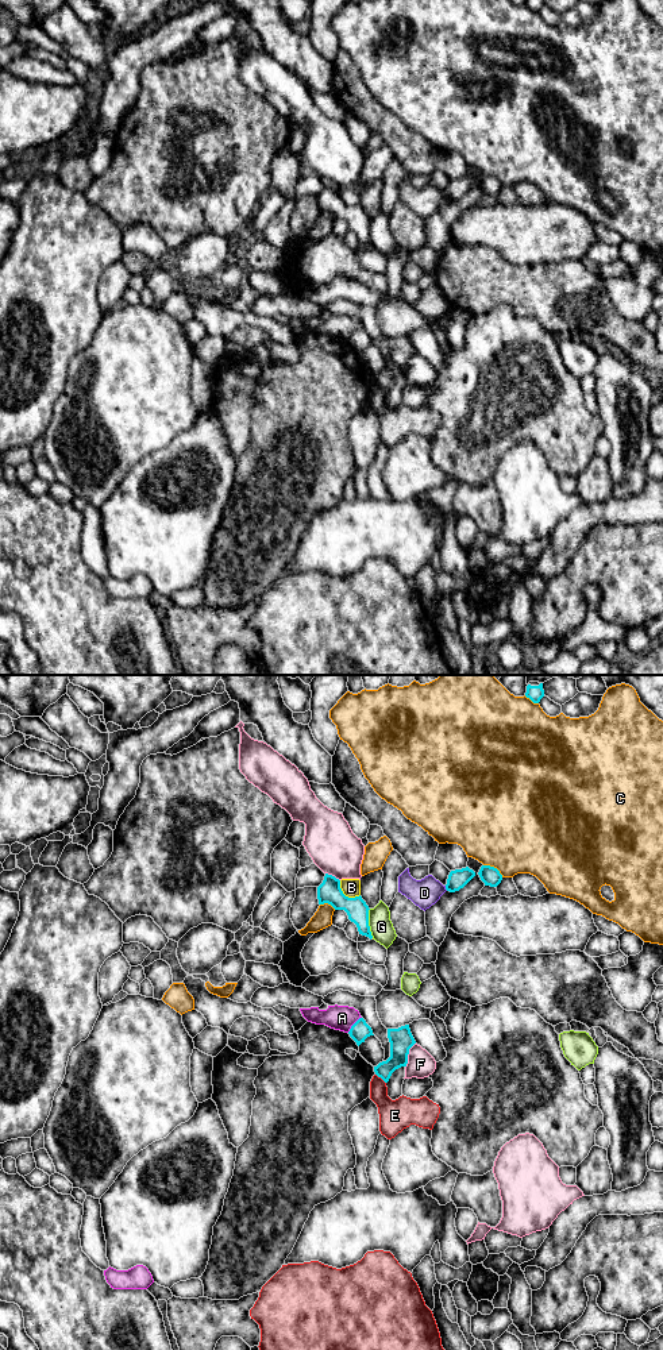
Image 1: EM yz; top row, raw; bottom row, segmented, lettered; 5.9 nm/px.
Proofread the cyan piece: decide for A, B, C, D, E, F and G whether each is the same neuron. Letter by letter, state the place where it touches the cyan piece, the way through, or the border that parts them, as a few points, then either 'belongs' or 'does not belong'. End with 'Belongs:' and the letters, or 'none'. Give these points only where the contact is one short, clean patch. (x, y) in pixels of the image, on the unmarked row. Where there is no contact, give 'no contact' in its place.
A: yz (353, 334) | along yz (361, 326), (347, 340) | does not belong
B: yz (345, 204) | does not belong
C: yz (493, 176) | does not belong
D: yz (446, 197) | does not belong
E: yz (381, 386) | along yz (376, 382), (385, 392) | does not belong
F: yz (408, 362) | does not belong
G: yz (367, 232) | does not belong
Belongs: none

